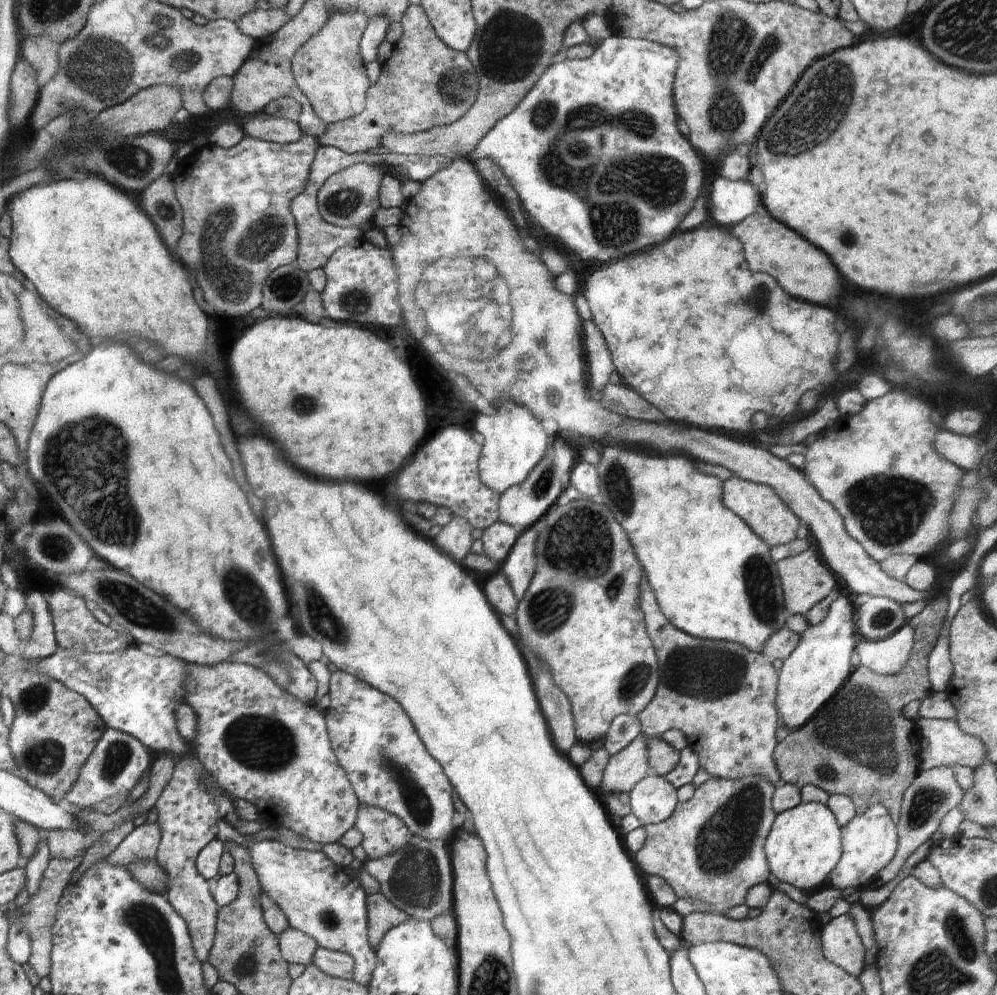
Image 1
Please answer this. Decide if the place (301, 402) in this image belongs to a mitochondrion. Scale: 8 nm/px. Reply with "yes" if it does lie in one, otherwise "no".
yes

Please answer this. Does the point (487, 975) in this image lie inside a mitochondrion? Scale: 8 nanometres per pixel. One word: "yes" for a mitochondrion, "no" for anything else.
yes

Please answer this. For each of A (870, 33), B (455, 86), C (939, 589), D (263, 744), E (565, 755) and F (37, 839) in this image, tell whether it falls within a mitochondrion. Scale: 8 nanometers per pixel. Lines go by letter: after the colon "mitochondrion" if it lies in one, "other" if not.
A: other
B: mitochondrion
C: other
D: mitochondrion
E: other
F: other

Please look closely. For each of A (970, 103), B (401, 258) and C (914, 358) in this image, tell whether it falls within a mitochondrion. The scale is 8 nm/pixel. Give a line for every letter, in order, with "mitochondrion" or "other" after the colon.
A: other
B: other
C: mitochondrion

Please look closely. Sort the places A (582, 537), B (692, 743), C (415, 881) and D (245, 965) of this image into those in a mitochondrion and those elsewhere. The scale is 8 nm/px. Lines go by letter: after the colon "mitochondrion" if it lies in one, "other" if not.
A: mitochondrion
B: other
C: mitochondrion
D: mitochondrion

